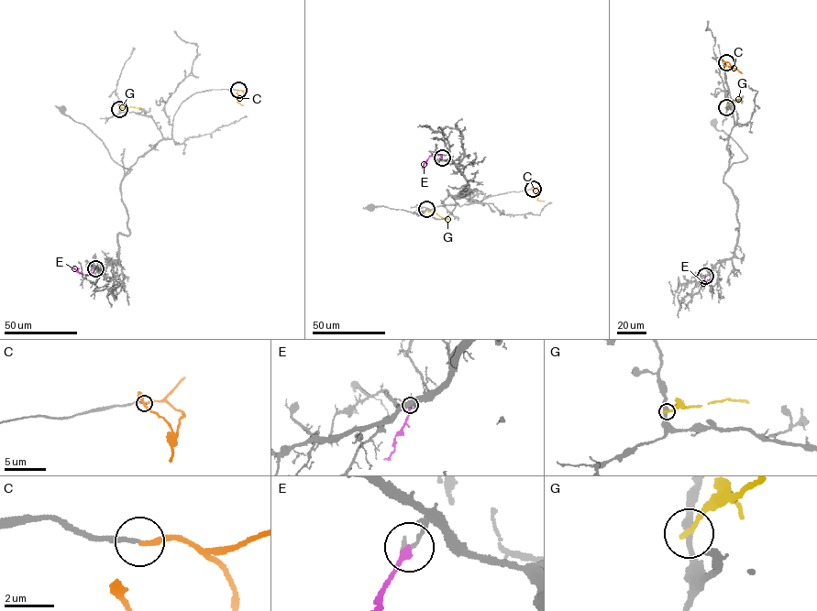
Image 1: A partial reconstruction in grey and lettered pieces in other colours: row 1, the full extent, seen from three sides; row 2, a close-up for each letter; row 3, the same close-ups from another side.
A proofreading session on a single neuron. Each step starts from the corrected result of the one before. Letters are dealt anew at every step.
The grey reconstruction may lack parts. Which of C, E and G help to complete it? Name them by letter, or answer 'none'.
C

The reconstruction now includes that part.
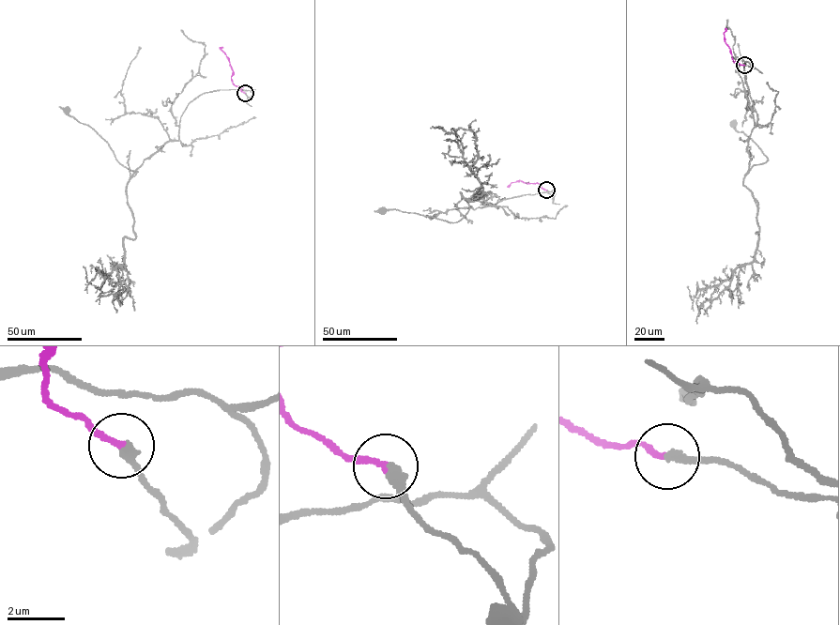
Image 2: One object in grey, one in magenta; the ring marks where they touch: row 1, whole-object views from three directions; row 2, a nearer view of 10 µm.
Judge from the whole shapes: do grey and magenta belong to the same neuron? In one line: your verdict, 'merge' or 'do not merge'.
merge

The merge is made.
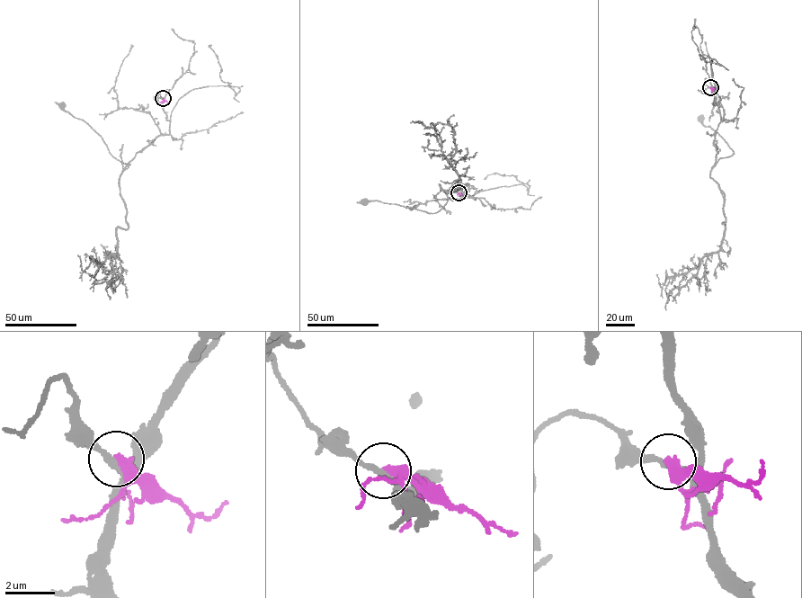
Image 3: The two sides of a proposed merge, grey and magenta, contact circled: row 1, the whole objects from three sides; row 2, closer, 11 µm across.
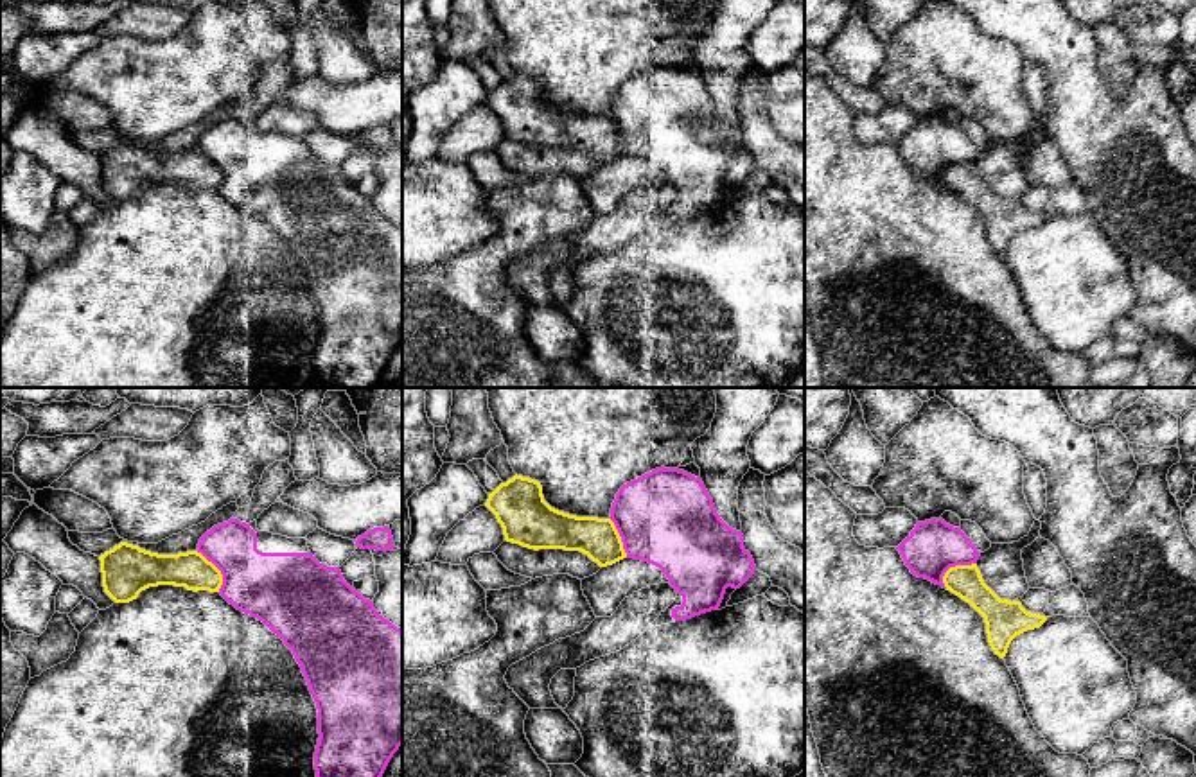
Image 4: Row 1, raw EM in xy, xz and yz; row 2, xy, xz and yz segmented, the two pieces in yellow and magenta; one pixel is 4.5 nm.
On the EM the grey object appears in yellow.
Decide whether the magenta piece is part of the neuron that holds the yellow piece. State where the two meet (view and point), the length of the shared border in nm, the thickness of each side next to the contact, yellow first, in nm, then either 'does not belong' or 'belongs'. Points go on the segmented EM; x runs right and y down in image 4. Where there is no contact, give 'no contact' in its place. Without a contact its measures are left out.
yz (956, 566) | 190 nm | 140/240 nm | does not belong

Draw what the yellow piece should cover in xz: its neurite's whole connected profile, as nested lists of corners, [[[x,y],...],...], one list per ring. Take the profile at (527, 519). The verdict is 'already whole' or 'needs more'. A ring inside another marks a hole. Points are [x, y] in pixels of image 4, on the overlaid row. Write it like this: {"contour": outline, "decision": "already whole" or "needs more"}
{"contour": [[[515,474],[488,493],[485,506],[501,524],[506,542],[535,551],[580,551],[600,567],[627,558],[611,519],[576,517],[551,508],[535,479]]], "decision": "already whole"}

